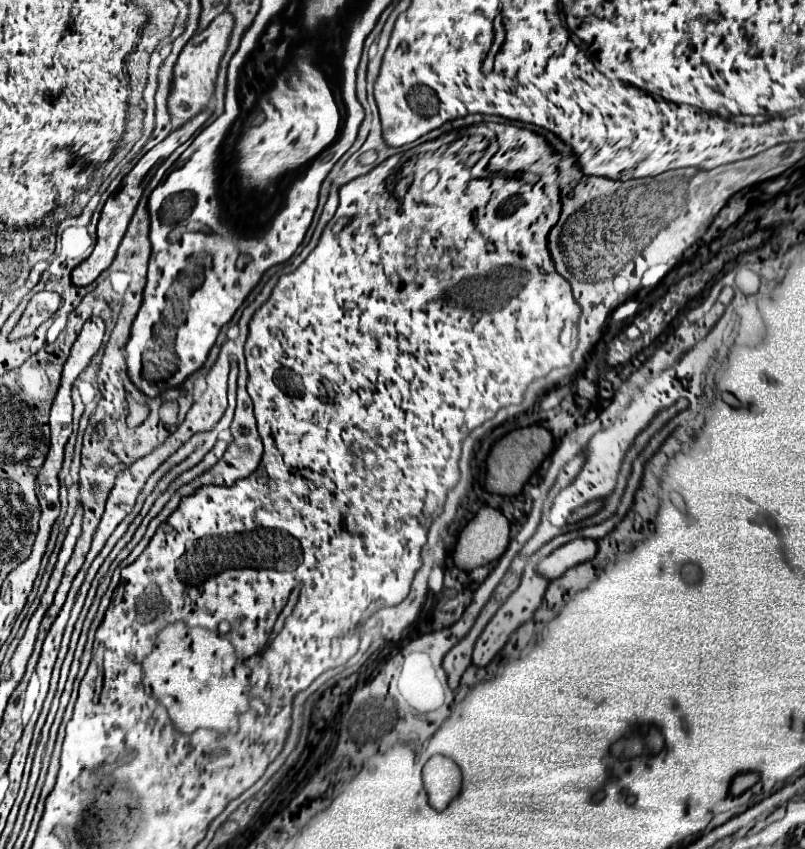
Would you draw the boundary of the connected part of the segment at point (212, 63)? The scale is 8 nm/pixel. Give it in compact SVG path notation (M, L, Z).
M222 12L220 16L216 16L208 28L196 32L188 44L184 46L176 66L174 66L174 84L168 96L168 110L170 116L178 116L178 122L186 122L190 118L194 118L194 114L198 114L200 110L204 110L214 94L214 84L216 84L216 76L218 76L218 68L220 68L220 60L228 48L230 42L230 34L234 28L234 16L230 12Z

